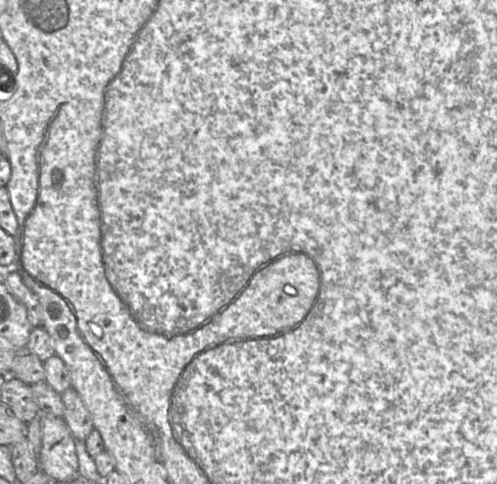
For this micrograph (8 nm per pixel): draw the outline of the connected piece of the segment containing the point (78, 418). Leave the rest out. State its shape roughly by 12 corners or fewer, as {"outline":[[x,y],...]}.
{"outline":[[79,393],[61,394],[72,435],[85,441],[94,430],[93,418]]}

